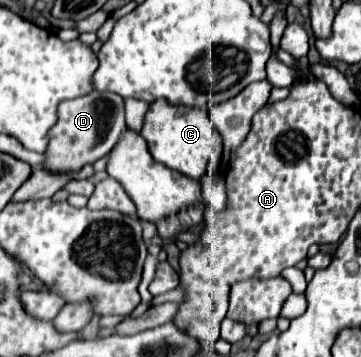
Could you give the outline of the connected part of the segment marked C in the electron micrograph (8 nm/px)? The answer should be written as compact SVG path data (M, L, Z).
M155 100L153 104L149 104L149 110L145 112L141 136L147 140L149 152L157 162L189 178L199 180L203 174L217 172L219 168L221 148L223 148L221 136L211 124L207 110L175 106L175 104L169 104L167 100Z

